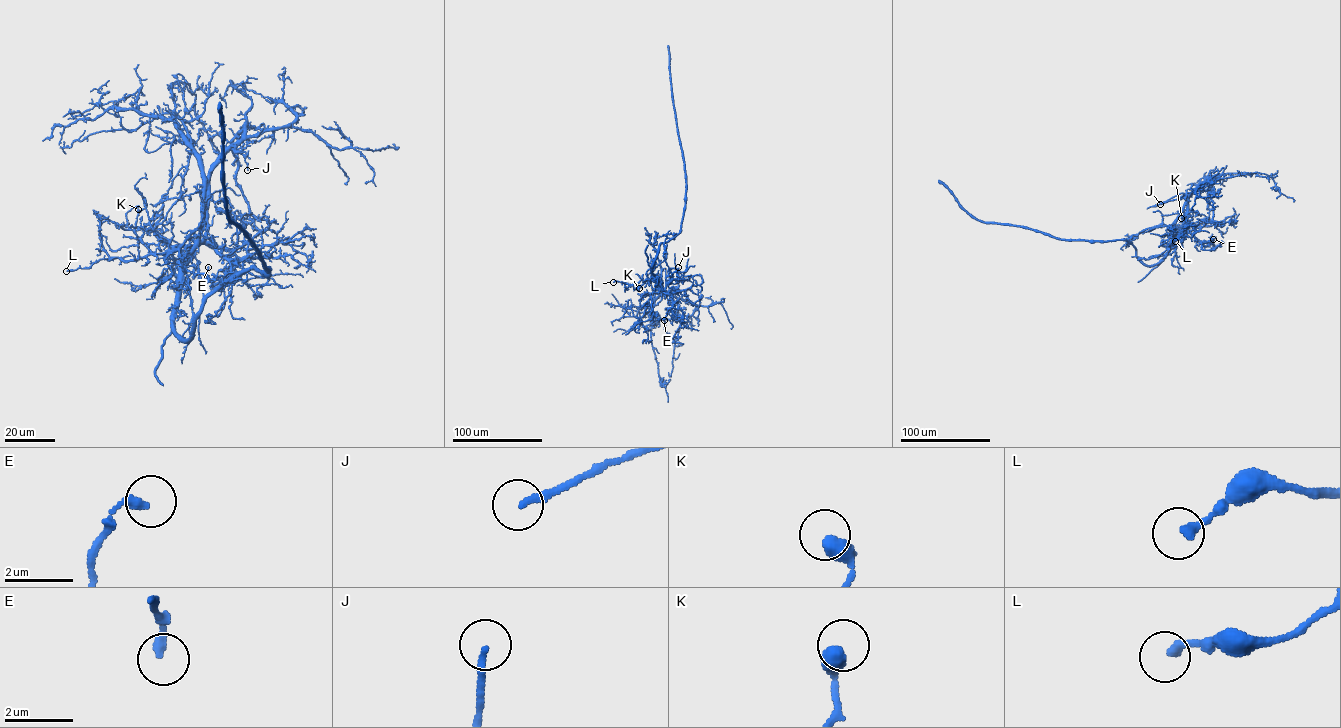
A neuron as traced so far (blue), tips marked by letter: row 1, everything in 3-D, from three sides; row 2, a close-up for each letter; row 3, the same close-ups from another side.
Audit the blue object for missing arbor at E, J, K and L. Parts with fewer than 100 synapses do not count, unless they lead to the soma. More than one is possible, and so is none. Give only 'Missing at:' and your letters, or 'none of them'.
Missing at: none of them

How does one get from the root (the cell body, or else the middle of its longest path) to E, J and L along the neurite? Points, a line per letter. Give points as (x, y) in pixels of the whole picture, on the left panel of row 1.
E: (198, 315), (187, 339), (175, 331), (189, 255), (202, 243), (231, 250), (224, 279), (211, 282), (208, 267)
J: (198, 315), (187, 339), (175, 331), (179, 267), (206, 230), (209, 170), (231, 146), (247, 154), (247, 170)
L: (198, 315), (187, 339), (175, 331), (180, 250), (132, 260), (100, 259), (89, 267), (66, 271)

